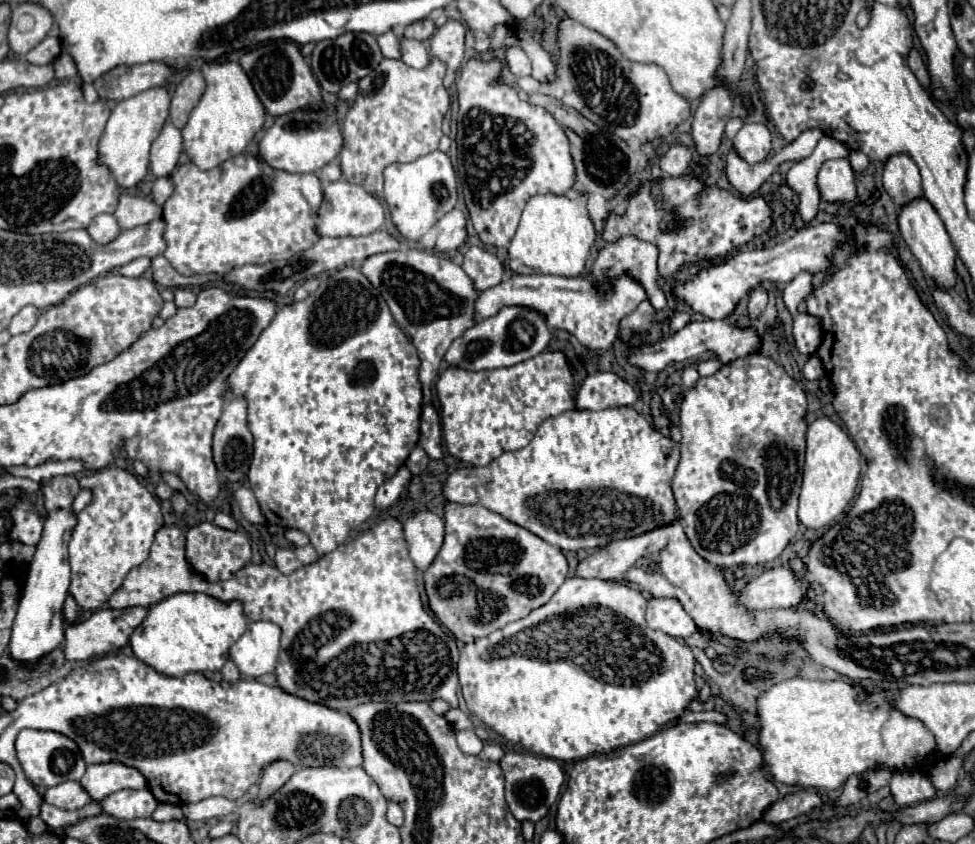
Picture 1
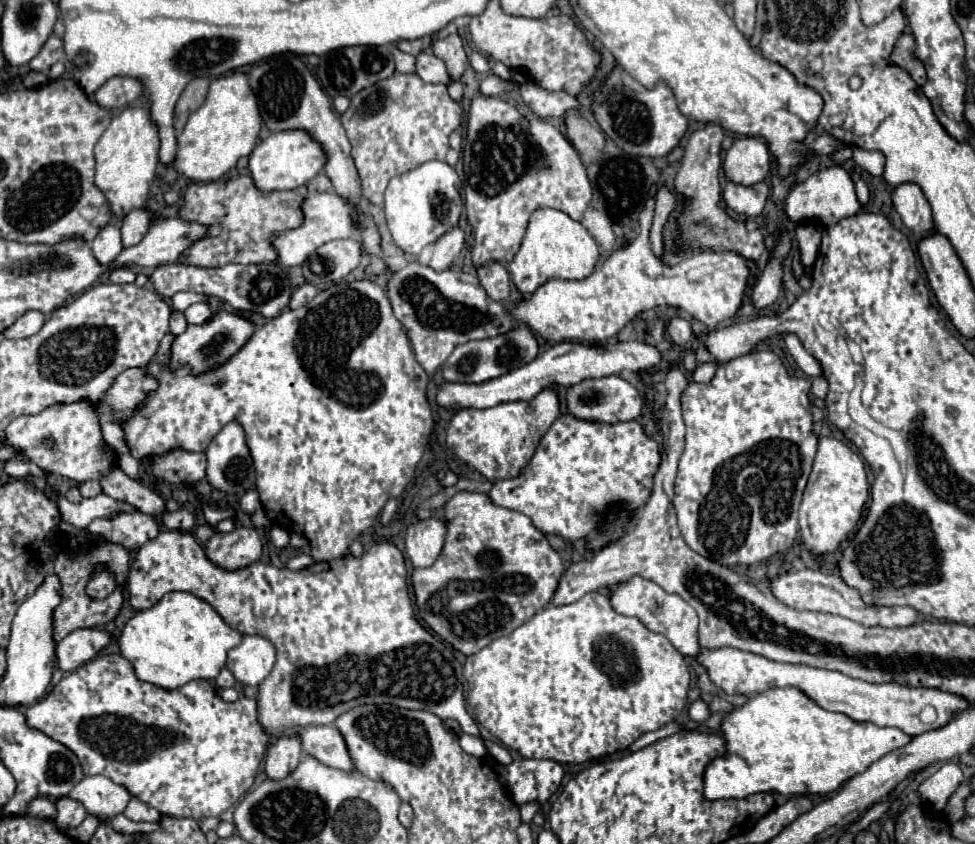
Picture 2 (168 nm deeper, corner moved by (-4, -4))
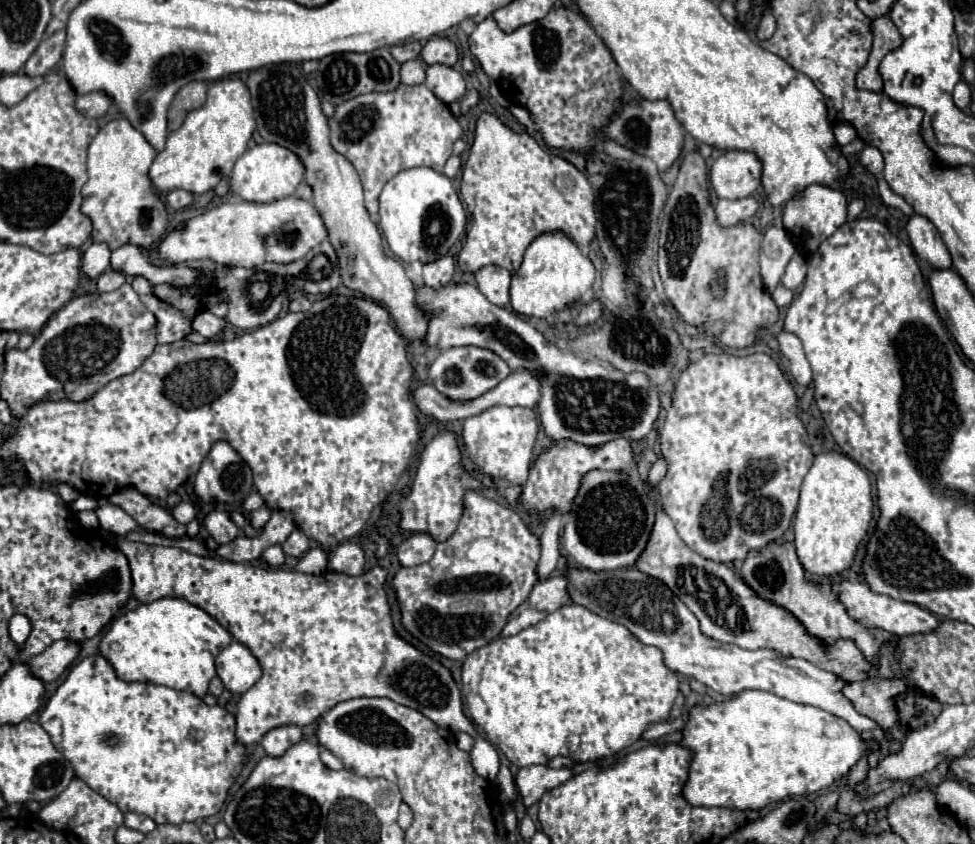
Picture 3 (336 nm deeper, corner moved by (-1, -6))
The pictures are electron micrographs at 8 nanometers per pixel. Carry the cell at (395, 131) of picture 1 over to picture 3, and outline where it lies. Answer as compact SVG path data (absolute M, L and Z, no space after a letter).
M400 84L398 90L394 92L370 92L352 98L348 102L342 102L340 106L336 106L334 116L328 118L328 126L330 126L330 144L338 154L348 158L348 162L356 168L360 176L360 182L364 186L364 204L374 220L378 214L378 196L382 192L382 186L390 178L394 178L400 170L416 166L428 166L436 172L442 172L446 160L452 156L452 144L462 136L462 126L458 124L458 118L424 84L420 86Z

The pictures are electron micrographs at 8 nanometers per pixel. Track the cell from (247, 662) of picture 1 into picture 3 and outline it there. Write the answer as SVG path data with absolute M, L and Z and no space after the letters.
M232 642L216 656L216 672L232 694L244 694L262 676L258 660L240 642Z

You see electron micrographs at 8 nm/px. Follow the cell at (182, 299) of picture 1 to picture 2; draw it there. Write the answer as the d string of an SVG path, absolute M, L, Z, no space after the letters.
M197 302L197 304L191 304L187 310L185 310L185 318L189 324L203 324L207 322L211 316L211 308L205 304L205 302Z

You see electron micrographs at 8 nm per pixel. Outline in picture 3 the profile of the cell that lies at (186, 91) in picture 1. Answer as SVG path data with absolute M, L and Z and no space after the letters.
M190 82L182 86L182 90L178 90L168 110L168 130L170 132L182 126L190 110L196 110L198 106L202 106L202 102L206 102L206 90L208 90L206 82Z

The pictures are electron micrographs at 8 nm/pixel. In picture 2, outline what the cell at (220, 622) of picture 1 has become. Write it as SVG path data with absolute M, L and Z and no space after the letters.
M169 592L153 608L137 612L125 624L119 648L133 664L139 680L169 690L197 678L215 680L227 662L227 652L241 640L243 634L225 624L205 600L189 592Z

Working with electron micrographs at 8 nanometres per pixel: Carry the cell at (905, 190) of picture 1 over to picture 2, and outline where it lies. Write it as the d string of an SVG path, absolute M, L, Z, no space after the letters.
M905 182L895 186L891 192L891 200L907 228L911 228L921 238L931 234L933 228L931 206L915 182Z

